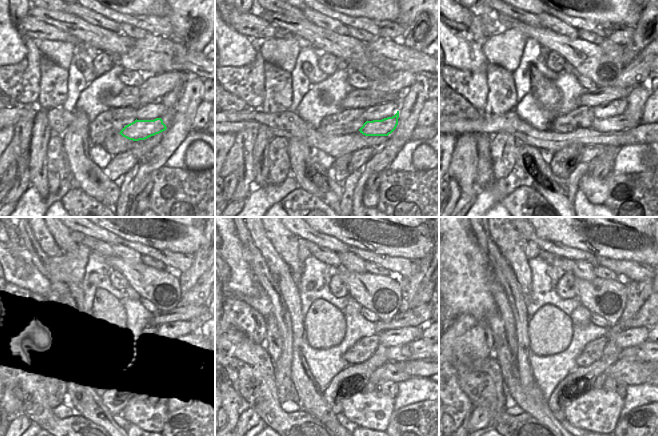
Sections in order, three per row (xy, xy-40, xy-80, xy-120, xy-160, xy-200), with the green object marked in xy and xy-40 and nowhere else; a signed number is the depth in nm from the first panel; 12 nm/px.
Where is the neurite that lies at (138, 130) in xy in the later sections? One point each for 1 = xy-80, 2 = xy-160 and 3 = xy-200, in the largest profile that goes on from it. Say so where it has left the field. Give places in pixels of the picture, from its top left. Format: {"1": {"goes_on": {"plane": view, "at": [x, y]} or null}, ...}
{"1": {"goes_on": {"plane": "xy-80", "at": [620, 123]}}, "2": {"goes_on": {"plane": "xy-160", "at": [394, 353]}}, "3": {"goes_on": {"plane": "xy-200", "at": [622, 352]}}}

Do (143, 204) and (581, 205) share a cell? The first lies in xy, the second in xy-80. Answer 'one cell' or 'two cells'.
two cells

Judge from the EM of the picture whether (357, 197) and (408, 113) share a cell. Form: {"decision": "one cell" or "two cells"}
{"decision": "one cell"}

